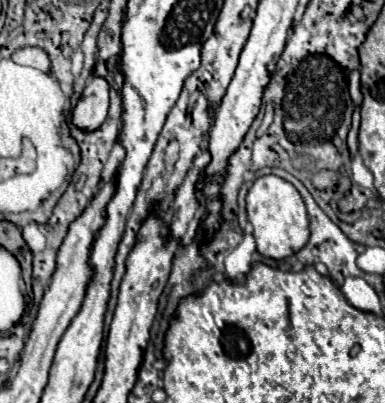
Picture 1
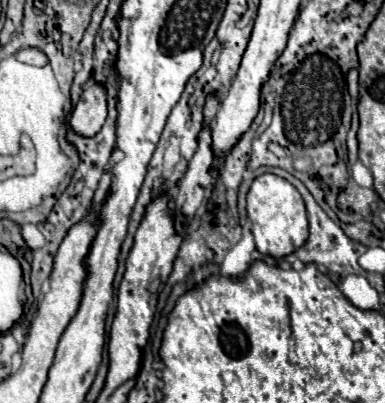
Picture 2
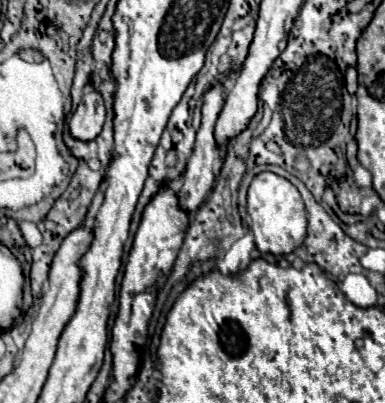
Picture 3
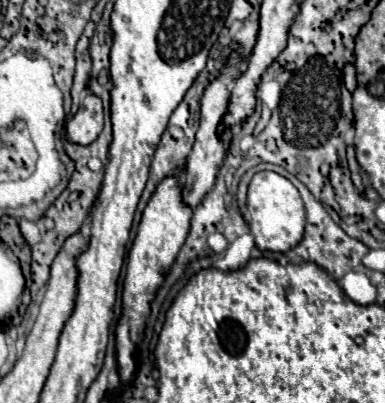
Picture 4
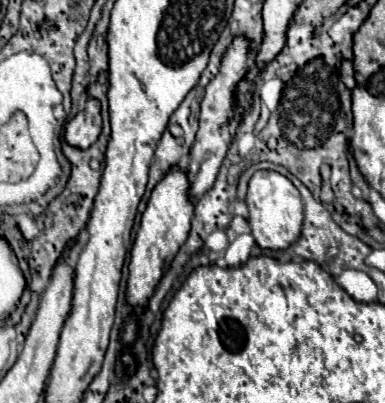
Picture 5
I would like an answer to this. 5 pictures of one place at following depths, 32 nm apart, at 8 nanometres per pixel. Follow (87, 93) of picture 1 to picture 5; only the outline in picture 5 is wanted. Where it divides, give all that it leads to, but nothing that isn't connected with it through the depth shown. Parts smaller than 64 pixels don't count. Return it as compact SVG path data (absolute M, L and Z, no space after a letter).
M88 100L86 108L76 114L68 124L66 124L66 142L74 148L80 150L88 150L100 134L102 128L102 116L100 116L100 106L96 104L96 100Z

